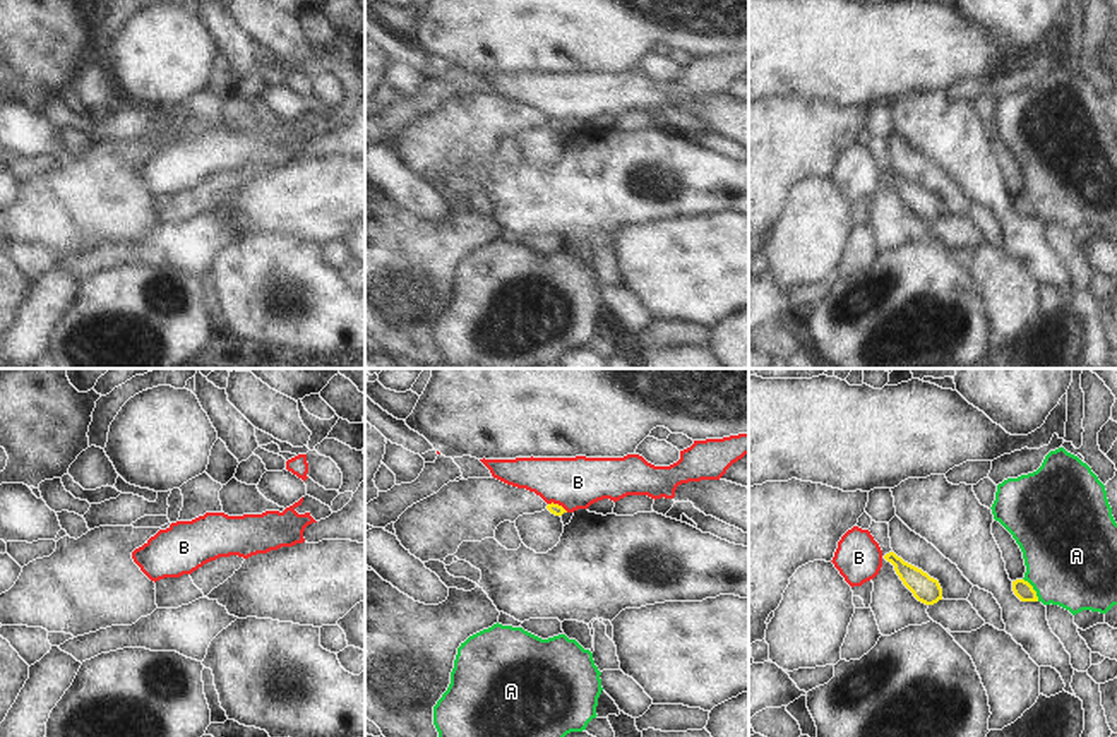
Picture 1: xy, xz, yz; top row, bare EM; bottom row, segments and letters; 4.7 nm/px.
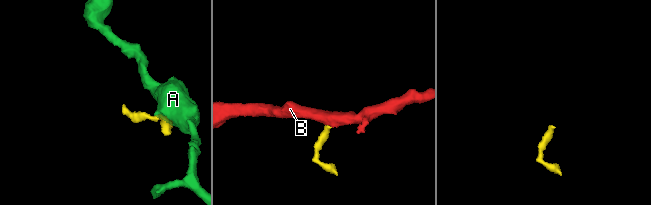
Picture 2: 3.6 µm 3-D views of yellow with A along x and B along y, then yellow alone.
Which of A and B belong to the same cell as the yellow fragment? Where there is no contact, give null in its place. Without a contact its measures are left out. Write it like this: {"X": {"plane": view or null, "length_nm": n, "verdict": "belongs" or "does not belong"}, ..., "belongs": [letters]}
{"A": {"plane": "yz", "length_nm": 130, "verdict": "does not belong"}, "B": {"plane": "xz", "length_nm": 100, "verdict": "does not belong"}, "belongs": []}

